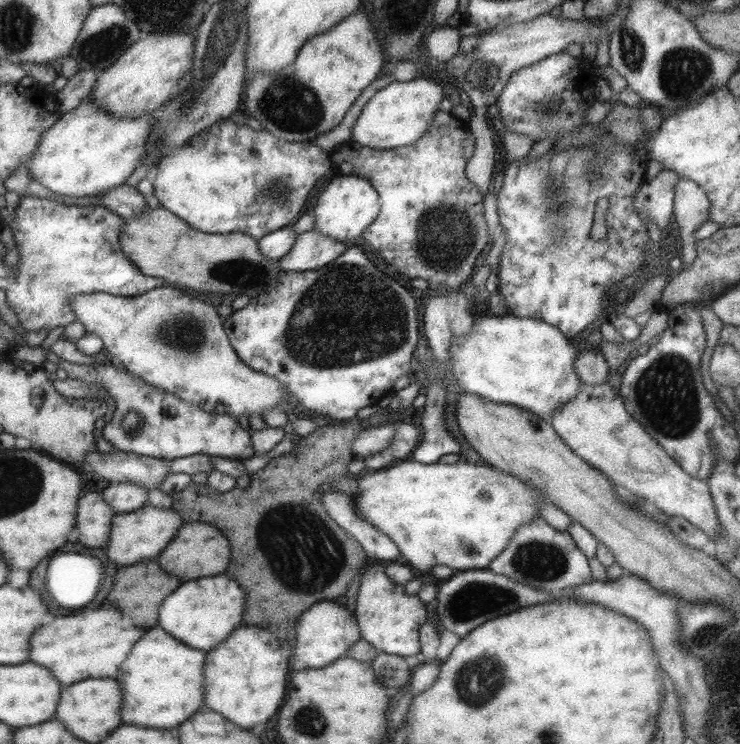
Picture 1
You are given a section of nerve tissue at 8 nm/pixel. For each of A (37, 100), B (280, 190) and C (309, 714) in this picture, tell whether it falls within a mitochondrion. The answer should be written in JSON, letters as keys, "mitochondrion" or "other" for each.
{"A":"mitochondrion","B":"mitochondrion","C":"mitochondrion"}

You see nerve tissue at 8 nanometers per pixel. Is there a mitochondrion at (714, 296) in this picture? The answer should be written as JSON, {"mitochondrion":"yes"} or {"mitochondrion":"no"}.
{"mitochondrion":"no"}

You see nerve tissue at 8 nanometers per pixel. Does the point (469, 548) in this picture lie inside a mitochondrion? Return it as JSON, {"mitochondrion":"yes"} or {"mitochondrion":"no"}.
{"mitochondrion":"yes"}

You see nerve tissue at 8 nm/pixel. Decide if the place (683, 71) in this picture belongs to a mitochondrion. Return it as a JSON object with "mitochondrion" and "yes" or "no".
{"mitochondrion":"yes"}

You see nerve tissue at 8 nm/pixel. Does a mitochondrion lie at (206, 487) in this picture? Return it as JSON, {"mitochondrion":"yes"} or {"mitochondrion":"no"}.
{"mitochondrion":"no"}

